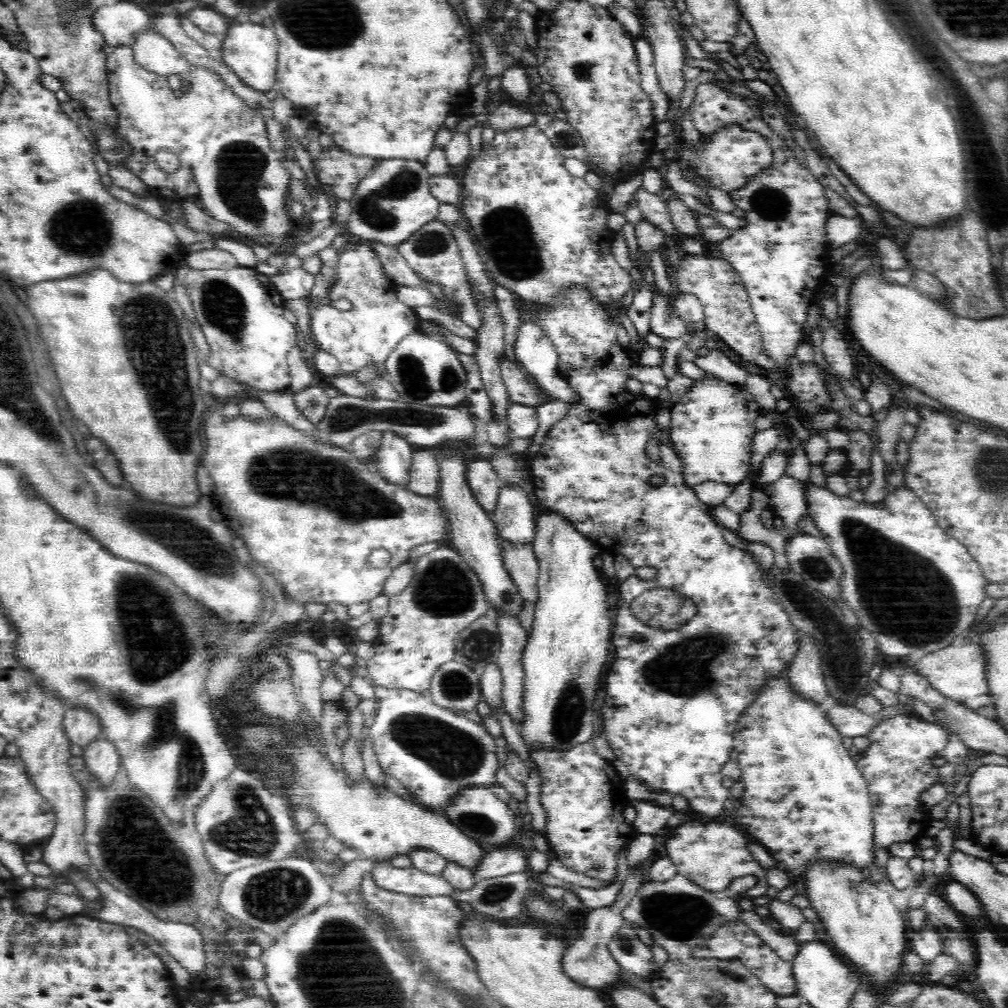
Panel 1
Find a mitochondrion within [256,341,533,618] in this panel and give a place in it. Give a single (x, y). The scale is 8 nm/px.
(345, 418)

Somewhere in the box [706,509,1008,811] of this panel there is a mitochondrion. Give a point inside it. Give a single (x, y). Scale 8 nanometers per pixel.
(921, 608)

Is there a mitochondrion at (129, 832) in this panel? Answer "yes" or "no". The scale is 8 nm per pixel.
yes

